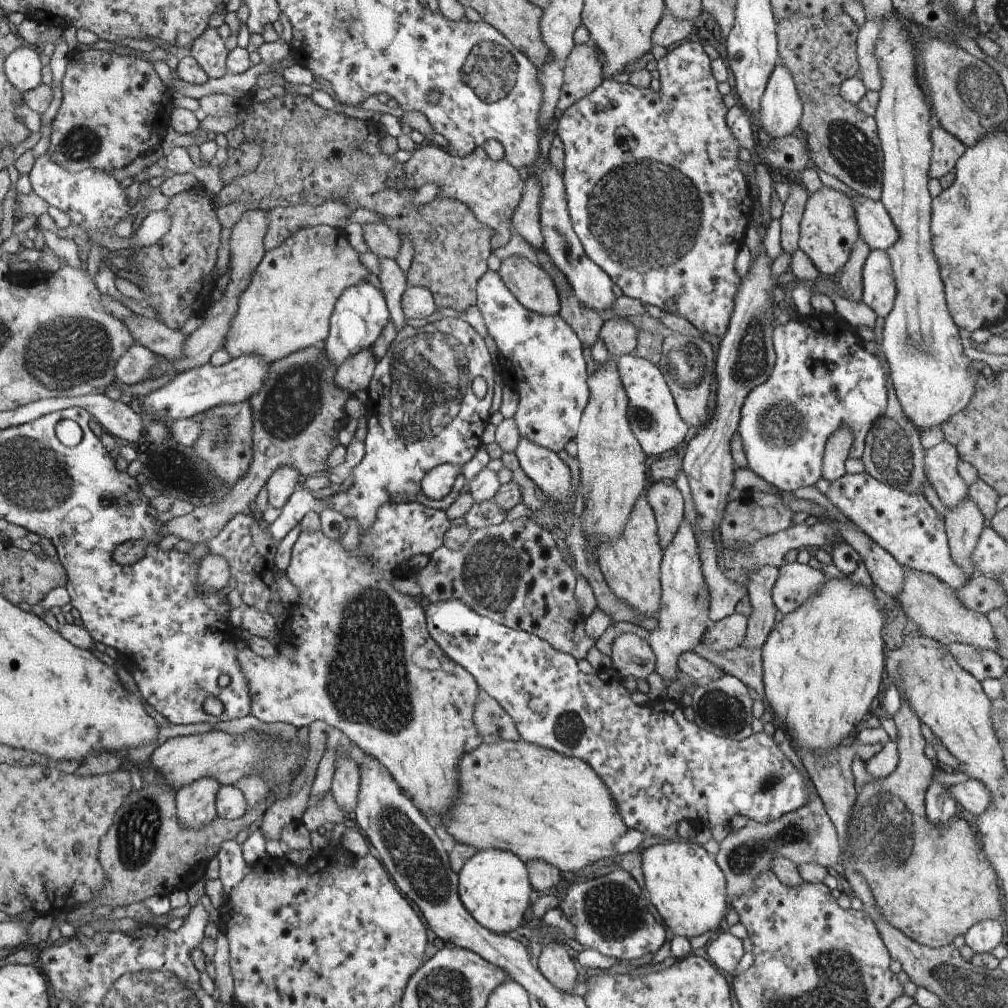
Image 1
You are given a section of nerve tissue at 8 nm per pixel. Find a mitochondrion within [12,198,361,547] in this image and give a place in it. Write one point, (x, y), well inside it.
(65, 355)

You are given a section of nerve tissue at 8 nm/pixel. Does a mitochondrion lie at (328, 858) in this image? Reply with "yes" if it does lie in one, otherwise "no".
no

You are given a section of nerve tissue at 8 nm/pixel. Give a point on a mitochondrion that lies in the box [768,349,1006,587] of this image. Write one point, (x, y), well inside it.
(890, 454)

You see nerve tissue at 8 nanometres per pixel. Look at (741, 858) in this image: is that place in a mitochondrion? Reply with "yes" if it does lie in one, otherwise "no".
yes

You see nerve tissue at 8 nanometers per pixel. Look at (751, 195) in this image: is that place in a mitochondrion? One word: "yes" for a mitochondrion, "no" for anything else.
no

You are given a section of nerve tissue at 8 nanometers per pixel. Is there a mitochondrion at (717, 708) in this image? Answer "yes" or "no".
yes

